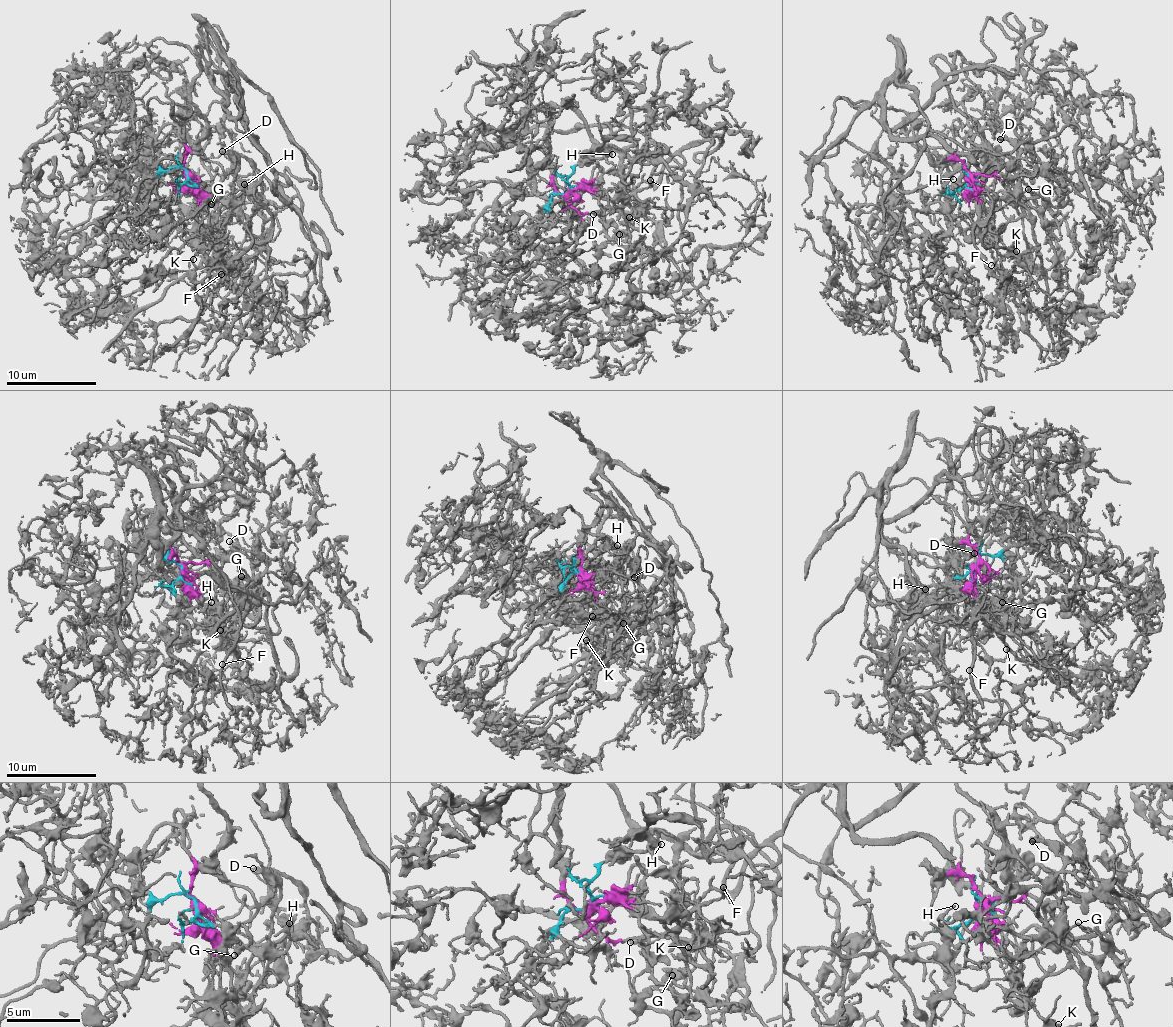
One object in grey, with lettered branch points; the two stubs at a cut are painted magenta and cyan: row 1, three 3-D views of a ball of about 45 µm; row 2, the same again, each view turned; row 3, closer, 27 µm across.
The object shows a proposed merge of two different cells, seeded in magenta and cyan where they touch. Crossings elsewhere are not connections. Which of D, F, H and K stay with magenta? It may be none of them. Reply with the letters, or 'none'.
D

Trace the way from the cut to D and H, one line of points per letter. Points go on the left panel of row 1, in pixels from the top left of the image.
D: (185, 173), (198, 177), (208, 187), (234, 197), (253, 181), (255, 174), (244, 158), (221, 150)
H: (185, 173), (188, 183), (201, 188), (211, 200), (217, 198), (241, 202), (249, 193), (245, 195), (244, 185)

